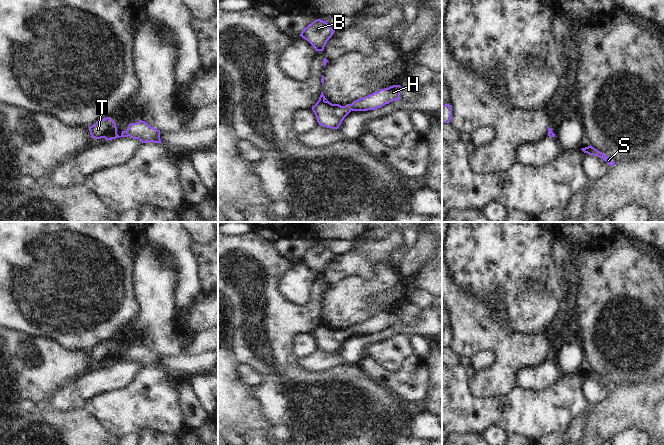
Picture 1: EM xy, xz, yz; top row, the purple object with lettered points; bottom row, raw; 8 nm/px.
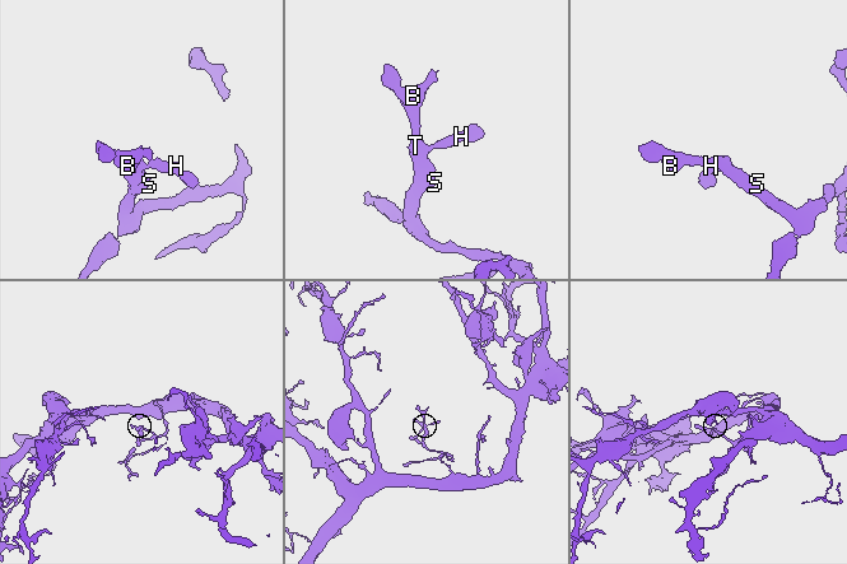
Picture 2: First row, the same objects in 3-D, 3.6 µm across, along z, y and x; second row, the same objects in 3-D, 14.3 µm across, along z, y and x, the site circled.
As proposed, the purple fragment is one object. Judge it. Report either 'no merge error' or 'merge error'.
no merge error

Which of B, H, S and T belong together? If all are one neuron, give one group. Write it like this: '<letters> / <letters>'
B H S T

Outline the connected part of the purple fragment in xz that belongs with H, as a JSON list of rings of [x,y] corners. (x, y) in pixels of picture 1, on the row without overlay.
[[[393,309],[363,322],[353,325],[351,328],[341,330],[330,327],[323,316],[317,327],[312,331],[319,349],[331,353],[338,353],[344,342],[351,335],[367,335],[381,332],[385,328],[400,323],[401,310]]]

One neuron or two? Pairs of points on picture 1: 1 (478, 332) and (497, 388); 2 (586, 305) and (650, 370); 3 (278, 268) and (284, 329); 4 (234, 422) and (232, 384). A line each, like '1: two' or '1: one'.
1: one
2: one
3: one
4: one

